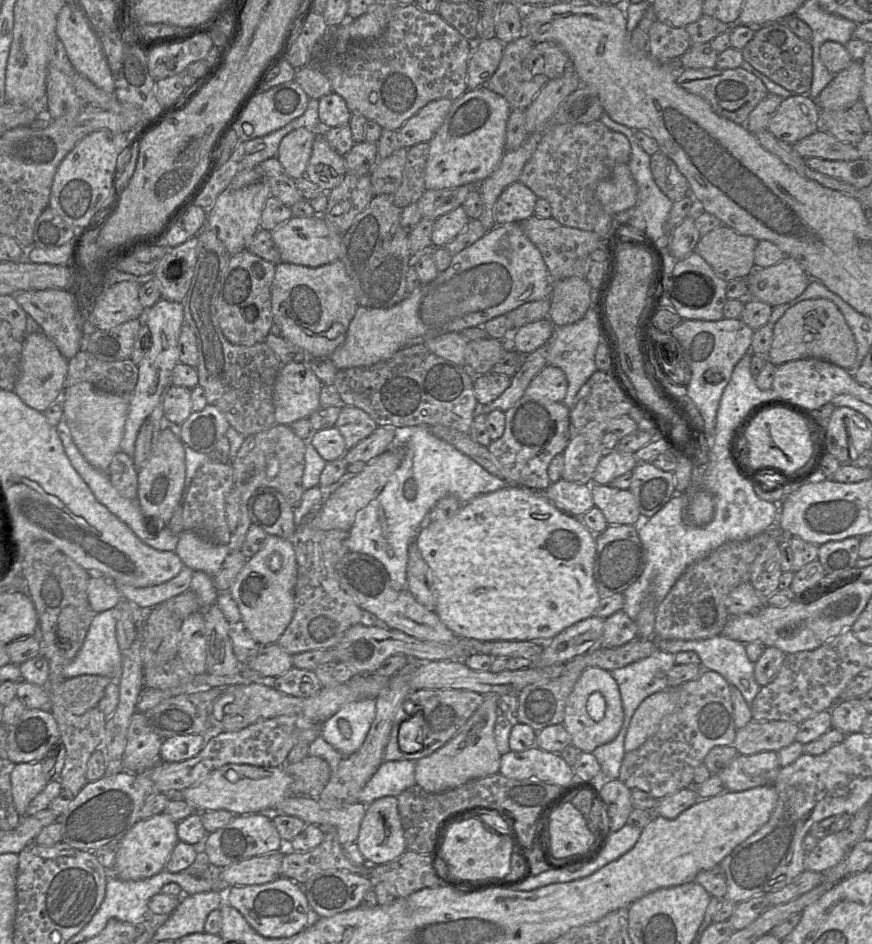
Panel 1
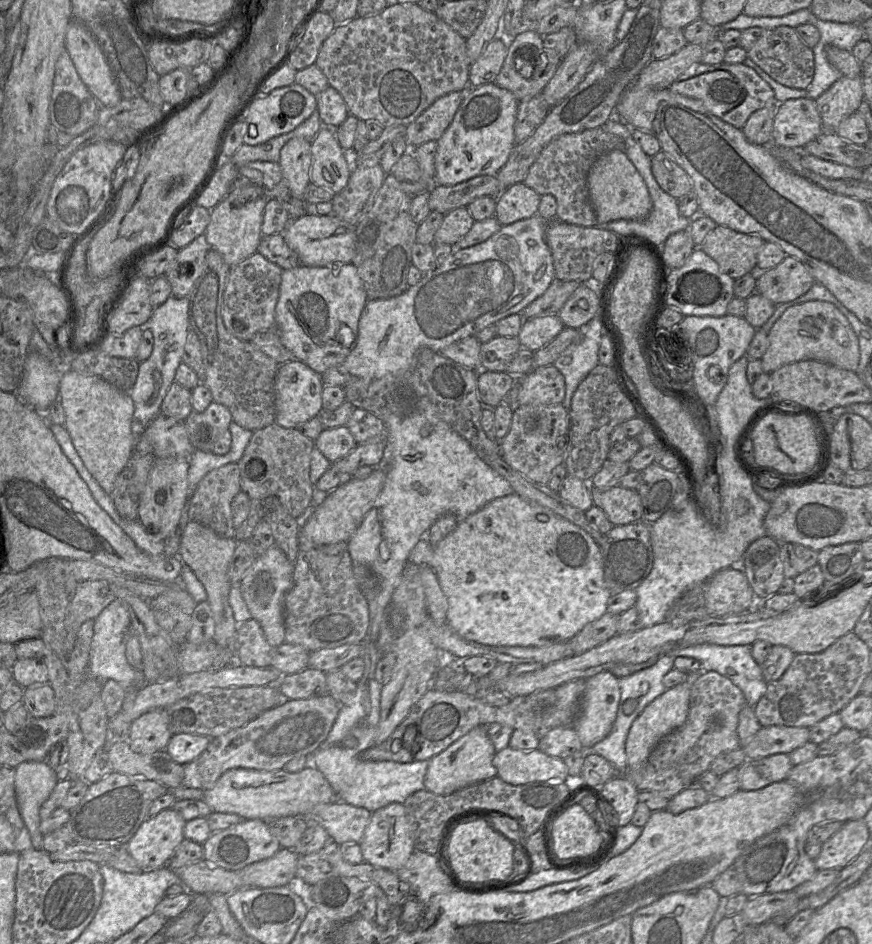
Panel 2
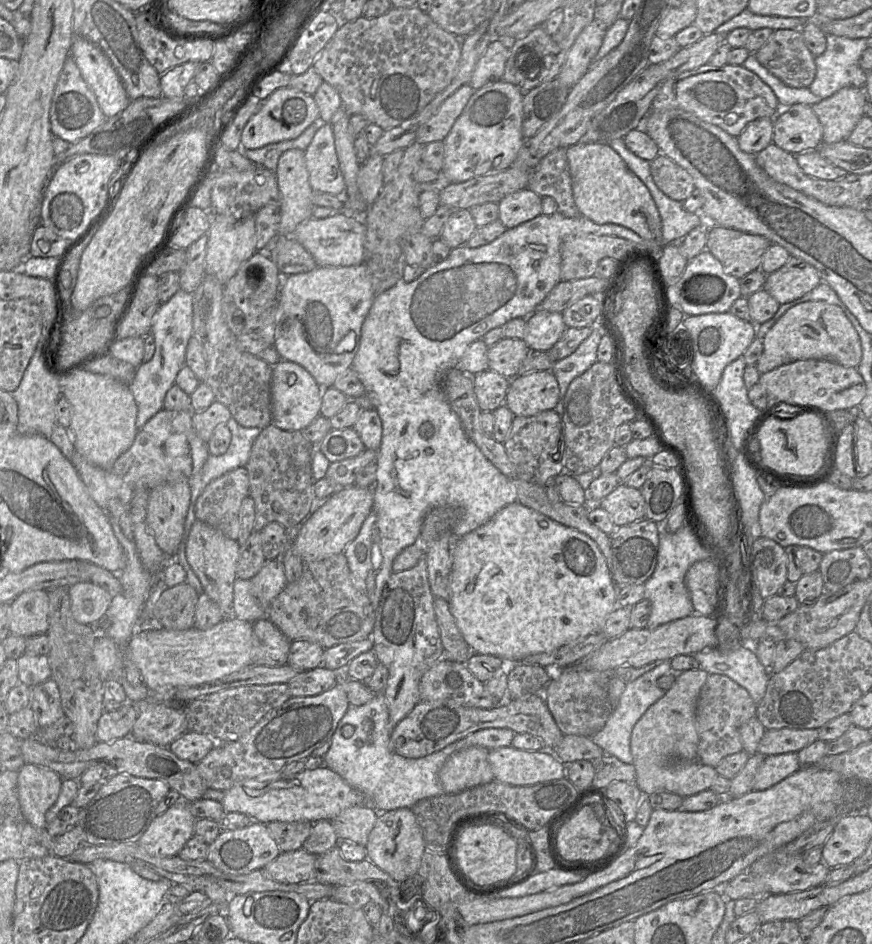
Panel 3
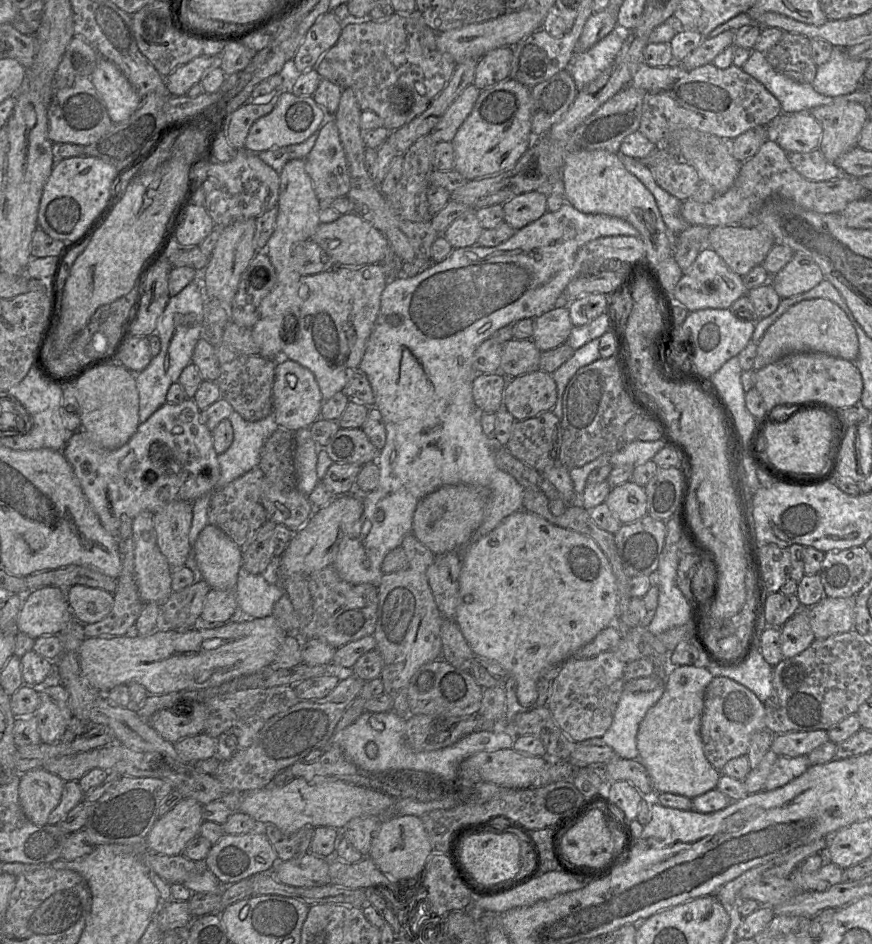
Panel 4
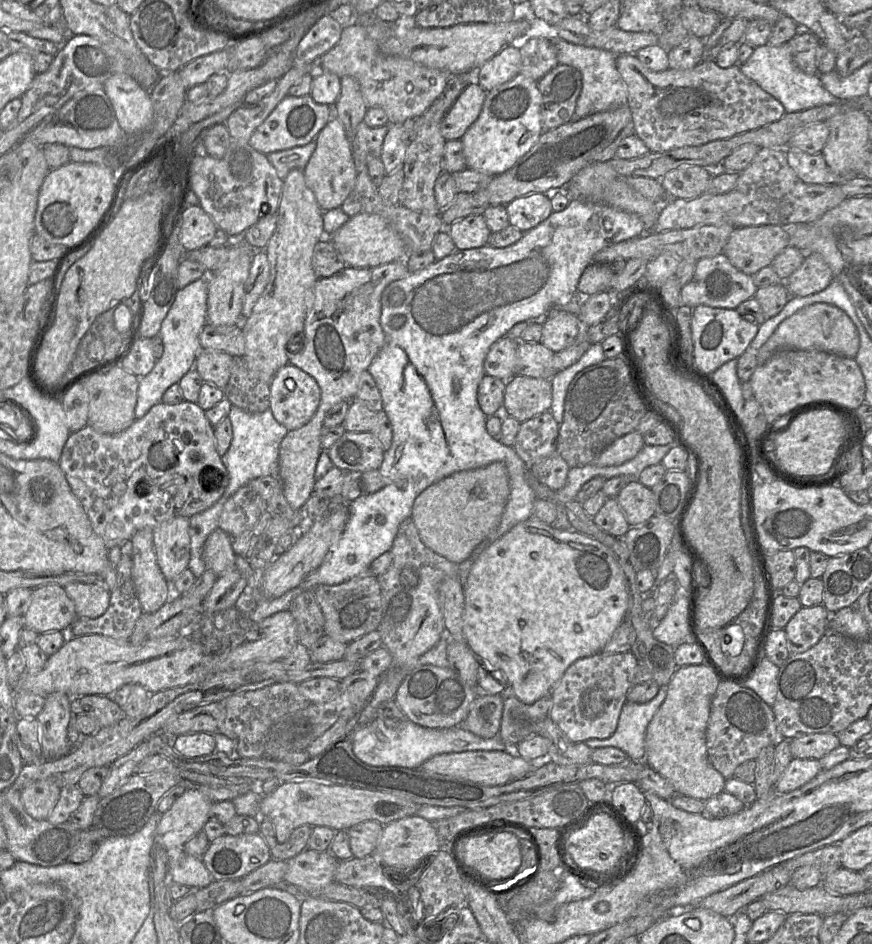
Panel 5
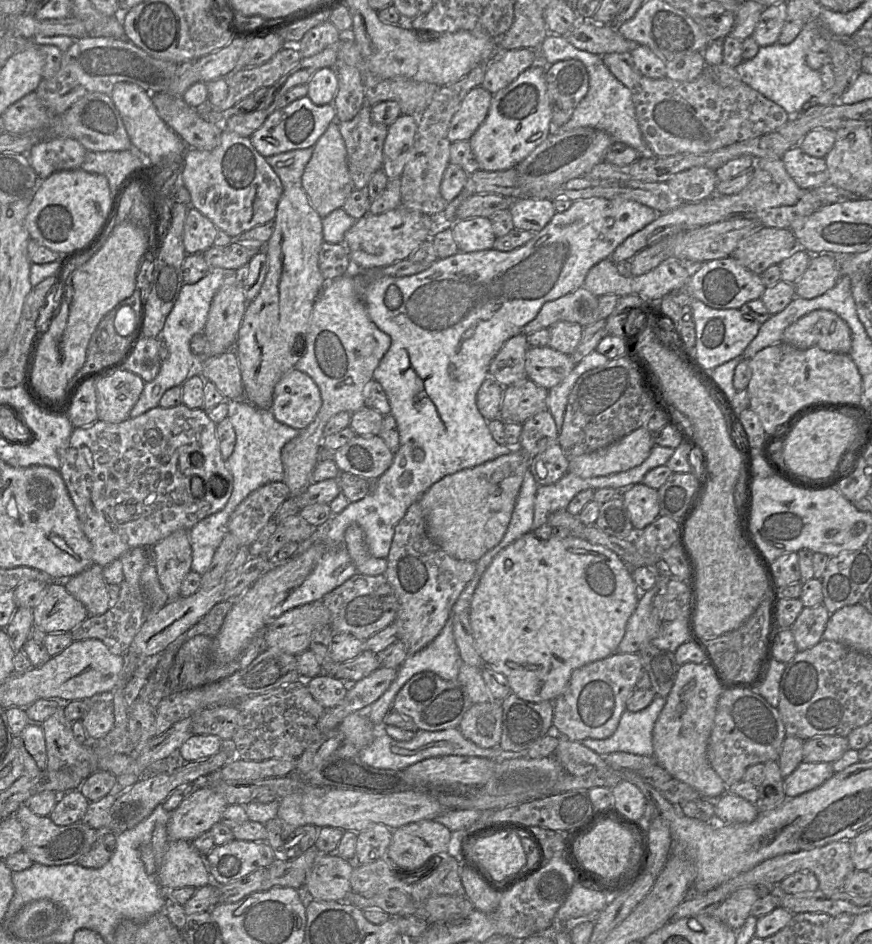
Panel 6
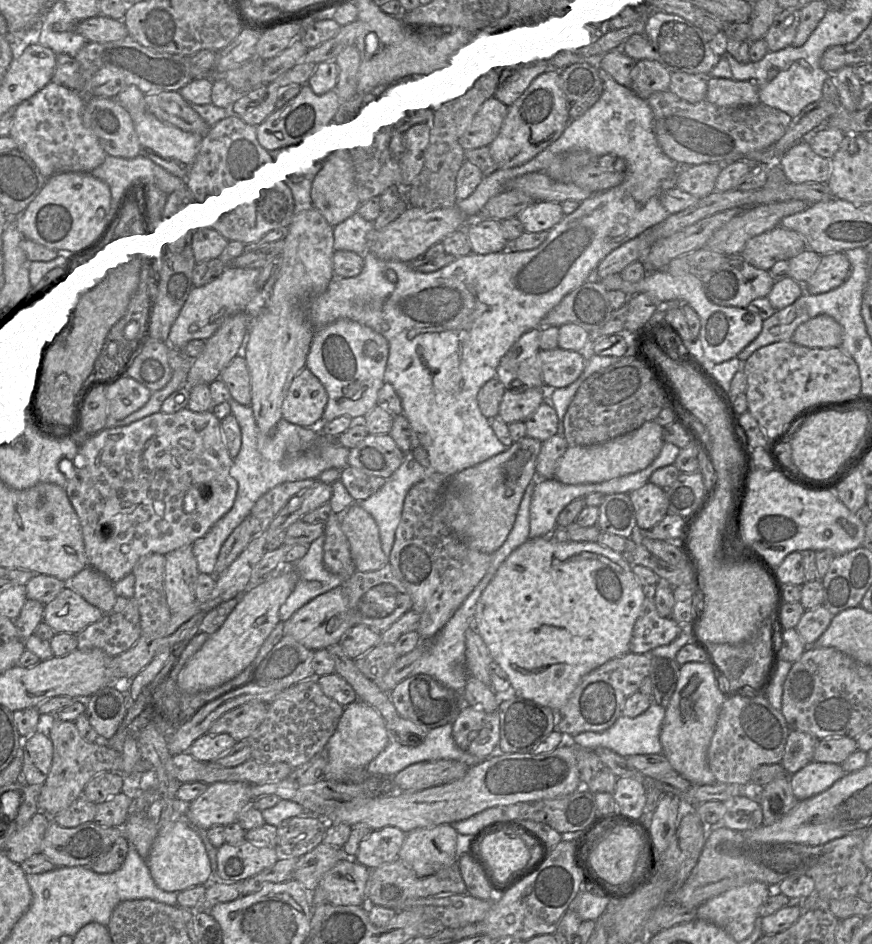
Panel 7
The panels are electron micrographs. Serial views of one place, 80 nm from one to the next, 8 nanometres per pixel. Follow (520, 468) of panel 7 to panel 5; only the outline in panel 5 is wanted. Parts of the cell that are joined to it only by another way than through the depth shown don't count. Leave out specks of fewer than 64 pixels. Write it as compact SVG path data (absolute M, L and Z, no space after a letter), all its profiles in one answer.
M493 462L485 467L455 472L427 487L414 500L411 519L429 549L459 564L498 527L509 494L507 467L502 462Z

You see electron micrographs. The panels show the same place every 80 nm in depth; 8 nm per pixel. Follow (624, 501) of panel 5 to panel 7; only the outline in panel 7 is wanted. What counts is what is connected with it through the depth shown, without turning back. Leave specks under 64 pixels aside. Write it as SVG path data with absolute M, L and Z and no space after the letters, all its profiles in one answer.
M649 482L629 493L628 497L635 512L639 532L649 531L667 514L668 501L664 491Z

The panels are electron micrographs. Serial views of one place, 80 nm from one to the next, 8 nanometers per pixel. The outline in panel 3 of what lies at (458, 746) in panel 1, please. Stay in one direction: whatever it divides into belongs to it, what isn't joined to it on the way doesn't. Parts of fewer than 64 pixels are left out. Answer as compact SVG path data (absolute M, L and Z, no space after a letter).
M474 746L449 756L439 771L445 794L458 793L493 781L494 775L488 761L489 751Z

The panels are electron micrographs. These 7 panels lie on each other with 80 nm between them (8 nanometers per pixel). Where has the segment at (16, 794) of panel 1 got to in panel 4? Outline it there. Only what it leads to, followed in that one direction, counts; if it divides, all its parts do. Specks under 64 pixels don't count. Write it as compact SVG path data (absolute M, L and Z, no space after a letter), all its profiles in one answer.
M42 767L20 774L19 779L18 797L23 813L36 825L47 824L49 814L60 801L64 781Z

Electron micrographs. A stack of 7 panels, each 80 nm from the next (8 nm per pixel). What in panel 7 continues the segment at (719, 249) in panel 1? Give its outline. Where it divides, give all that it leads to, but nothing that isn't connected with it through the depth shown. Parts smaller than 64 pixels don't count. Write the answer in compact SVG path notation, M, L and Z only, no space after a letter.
M776 226L748 240L740 257L755 268L768 271L776 262L789 261L807 248L799 233Z

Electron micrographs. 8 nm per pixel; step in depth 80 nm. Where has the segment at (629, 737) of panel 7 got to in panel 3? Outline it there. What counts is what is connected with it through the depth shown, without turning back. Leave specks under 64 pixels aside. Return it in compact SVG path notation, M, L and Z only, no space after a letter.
M664 660L636 680L626 683L618 705L611 713L603 729L590 737L591 741L601 747L606 754L615 756L622 762L632 764L633 757L630 749L632 730L646 710L665 695L666 691L659 688L656 682L658 678L668 673L673 673L670 660Z

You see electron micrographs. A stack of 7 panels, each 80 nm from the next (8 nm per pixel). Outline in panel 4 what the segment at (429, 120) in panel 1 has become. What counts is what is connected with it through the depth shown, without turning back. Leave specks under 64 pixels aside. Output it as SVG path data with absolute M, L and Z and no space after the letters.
M474 84L468 85L462 91L428 134L435 143L453 140L458 129L471 113L479 94L480 90Z

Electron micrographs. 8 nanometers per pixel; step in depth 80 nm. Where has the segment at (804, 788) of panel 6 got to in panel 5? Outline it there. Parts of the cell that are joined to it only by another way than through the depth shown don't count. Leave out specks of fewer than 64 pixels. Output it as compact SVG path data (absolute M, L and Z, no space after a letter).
M793 758L779 777L777 793L788 793L811 781L823 770L819 760Z

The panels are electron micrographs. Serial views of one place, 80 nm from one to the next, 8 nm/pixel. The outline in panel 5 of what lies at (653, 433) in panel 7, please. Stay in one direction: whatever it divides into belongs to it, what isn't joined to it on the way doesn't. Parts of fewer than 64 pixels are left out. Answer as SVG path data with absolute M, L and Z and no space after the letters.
M630 432L606 447L592 463L598 467L618 466L633 459L644 447L643 435Z

